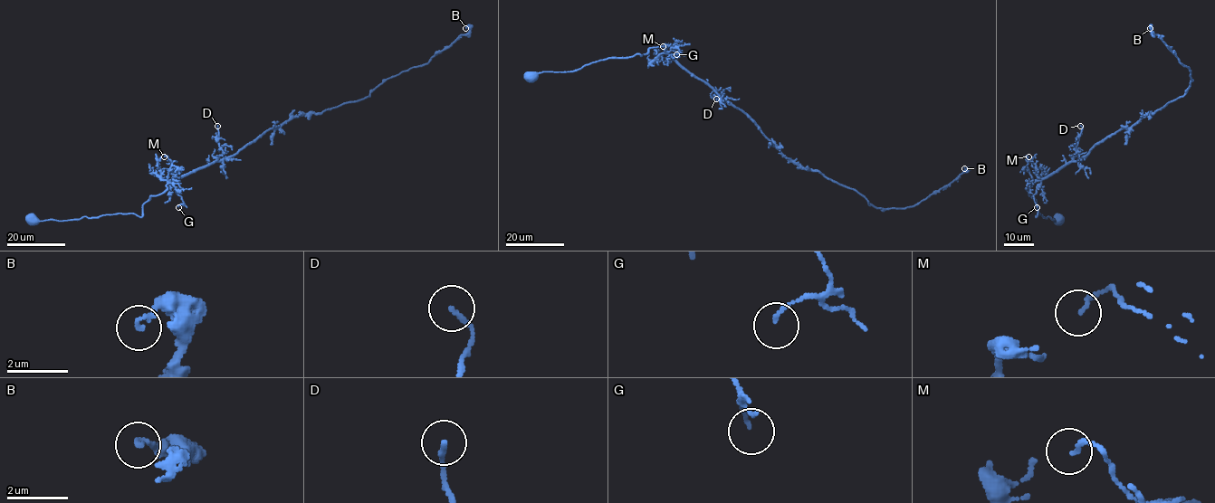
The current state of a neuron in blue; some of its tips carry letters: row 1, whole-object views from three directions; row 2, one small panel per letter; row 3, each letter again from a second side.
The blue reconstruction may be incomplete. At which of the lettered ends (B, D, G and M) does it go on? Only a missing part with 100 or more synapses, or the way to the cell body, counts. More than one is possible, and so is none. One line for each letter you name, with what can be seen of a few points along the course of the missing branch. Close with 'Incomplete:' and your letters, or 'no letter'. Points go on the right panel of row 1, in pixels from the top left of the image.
Incomplete: no letter

